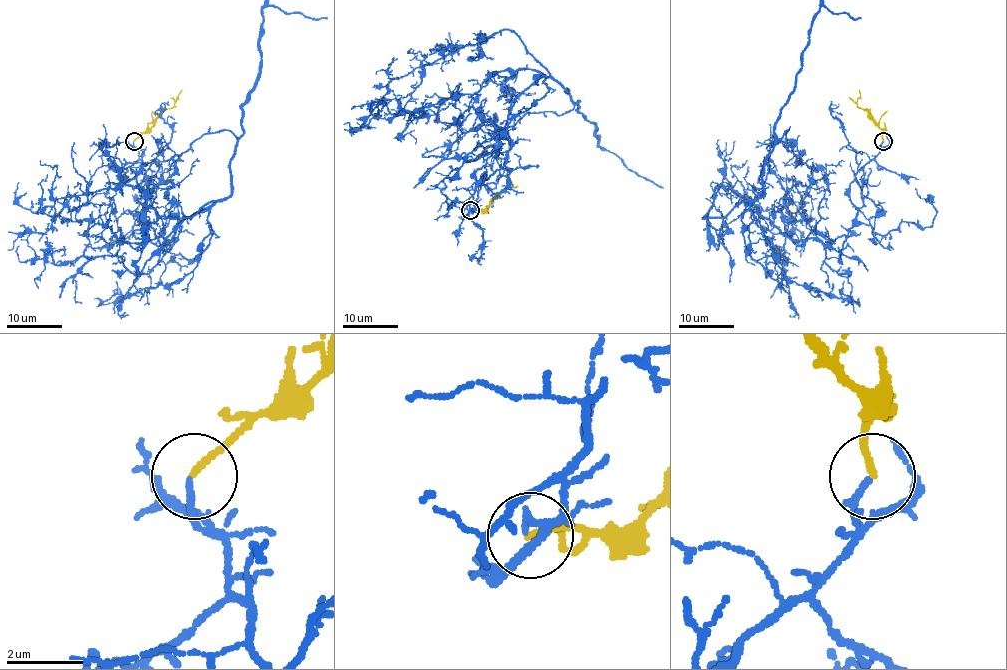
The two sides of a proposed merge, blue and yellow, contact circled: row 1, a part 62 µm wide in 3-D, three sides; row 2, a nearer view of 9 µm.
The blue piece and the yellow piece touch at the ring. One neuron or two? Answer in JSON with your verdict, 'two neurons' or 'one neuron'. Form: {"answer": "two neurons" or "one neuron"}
{"answer": "one neuron"}

